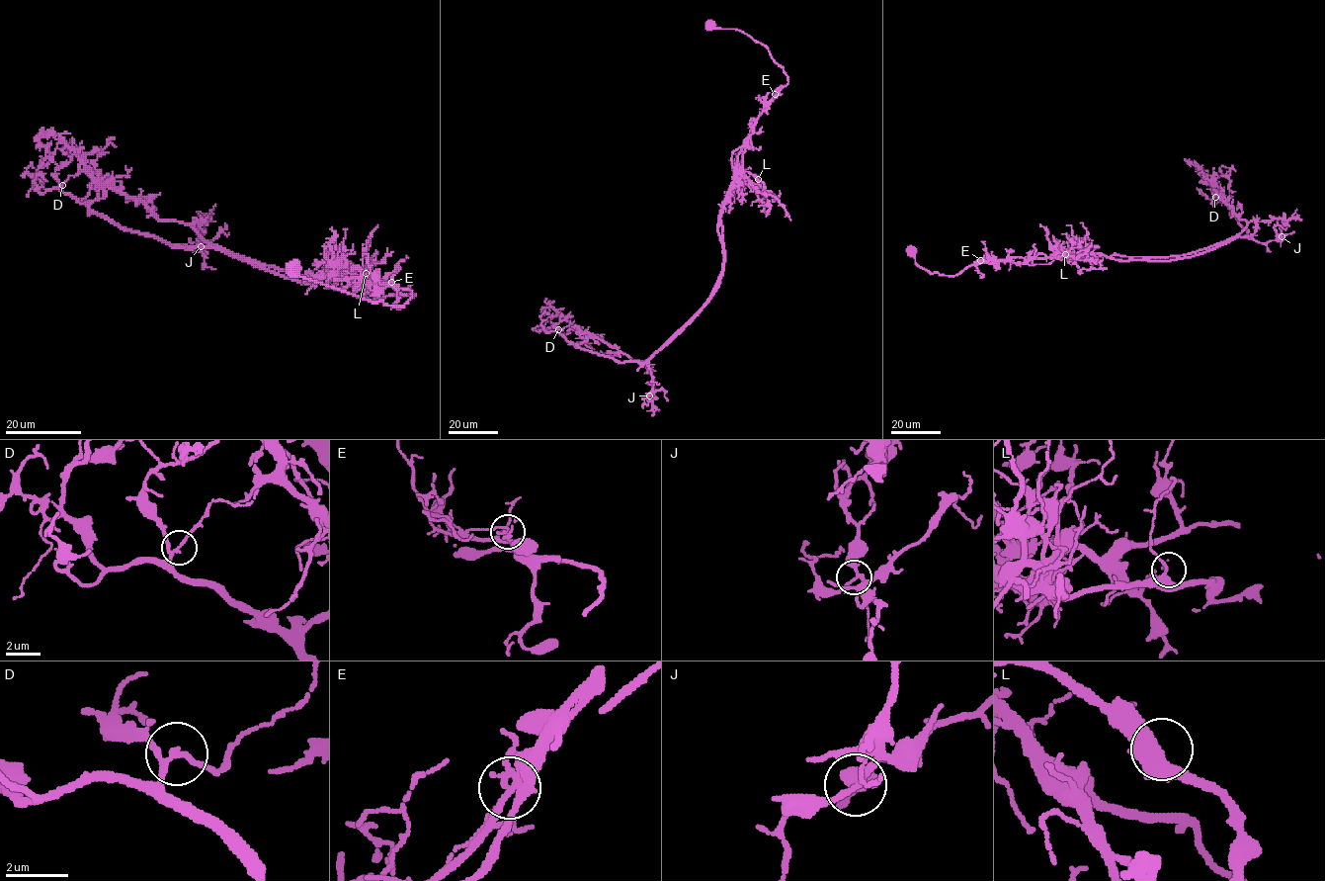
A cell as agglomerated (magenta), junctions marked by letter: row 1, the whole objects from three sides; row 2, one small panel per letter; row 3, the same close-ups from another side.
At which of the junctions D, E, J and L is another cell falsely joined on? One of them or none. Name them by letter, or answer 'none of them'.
E

